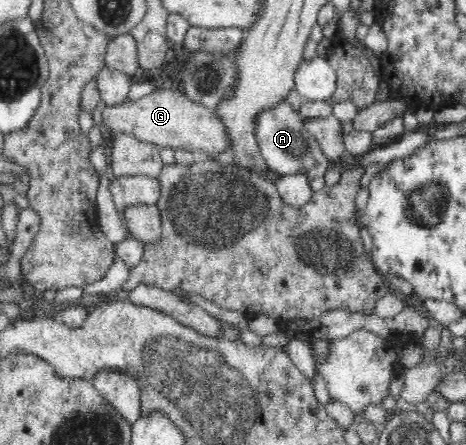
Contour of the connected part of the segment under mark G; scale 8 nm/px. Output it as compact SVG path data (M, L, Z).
M160 89L137 100L126 98L116 105L106 105L102 111L103 130L110 136L129 134L144 143L152 143L160 148L202 151L220 154L229 151L229 134L216 110L206 108L184 96L177 89Z

